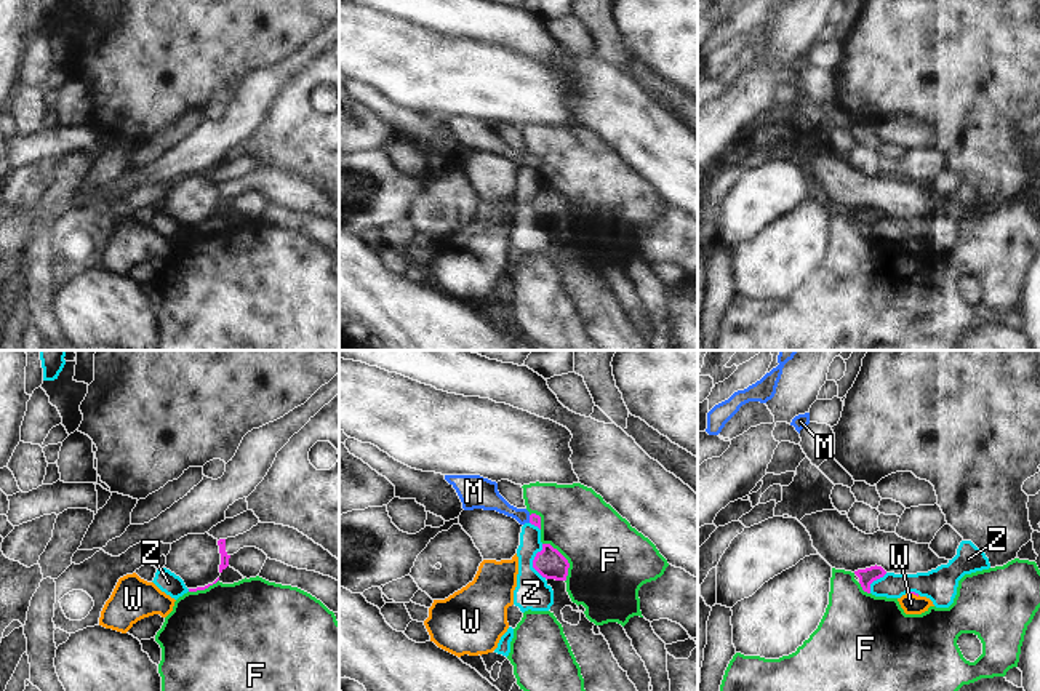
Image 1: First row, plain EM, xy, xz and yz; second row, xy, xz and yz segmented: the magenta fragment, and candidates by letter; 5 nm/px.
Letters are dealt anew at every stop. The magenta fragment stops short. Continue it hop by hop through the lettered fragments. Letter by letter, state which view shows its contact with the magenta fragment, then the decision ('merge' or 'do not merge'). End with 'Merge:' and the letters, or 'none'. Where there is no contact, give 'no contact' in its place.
F: meets magenta in xz; do not merge
M: meets magenta in xz; merge
W: meets magenta in yz; do not merge
Z: meets magenta in xz; do not merge
Merge: M

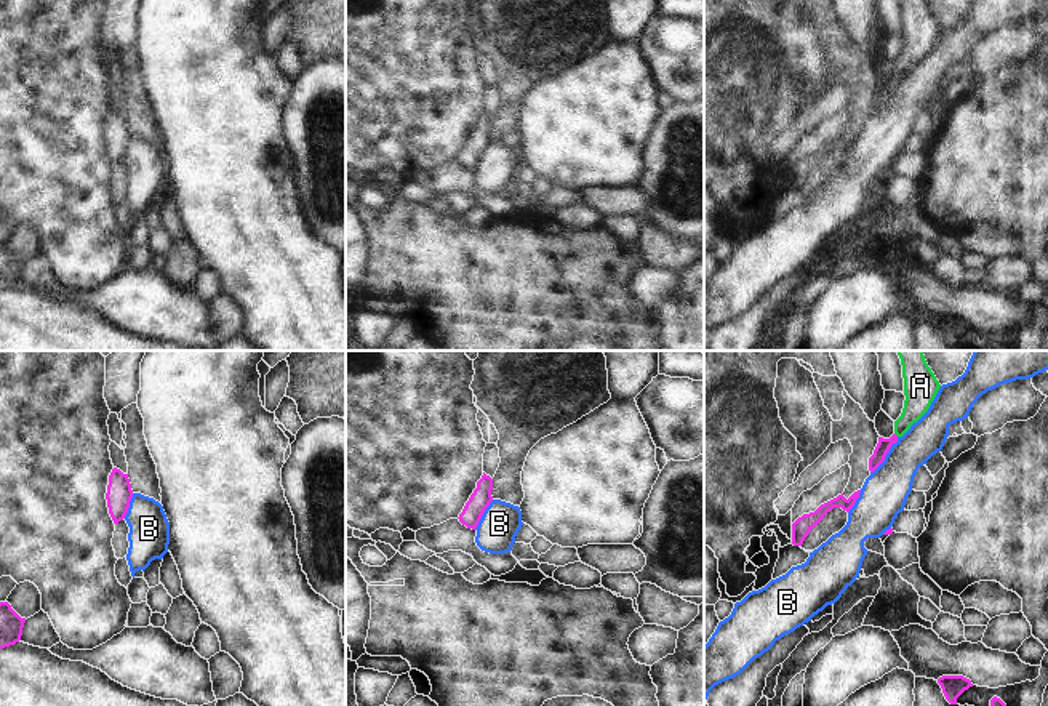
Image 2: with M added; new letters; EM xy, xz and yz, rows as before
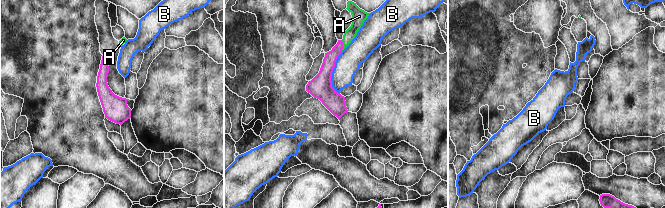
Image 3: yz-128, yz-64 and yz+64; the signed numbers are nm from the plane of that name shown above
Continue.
A: no contact; merge
B: meets magenta in yz; do not merge
Merge: A

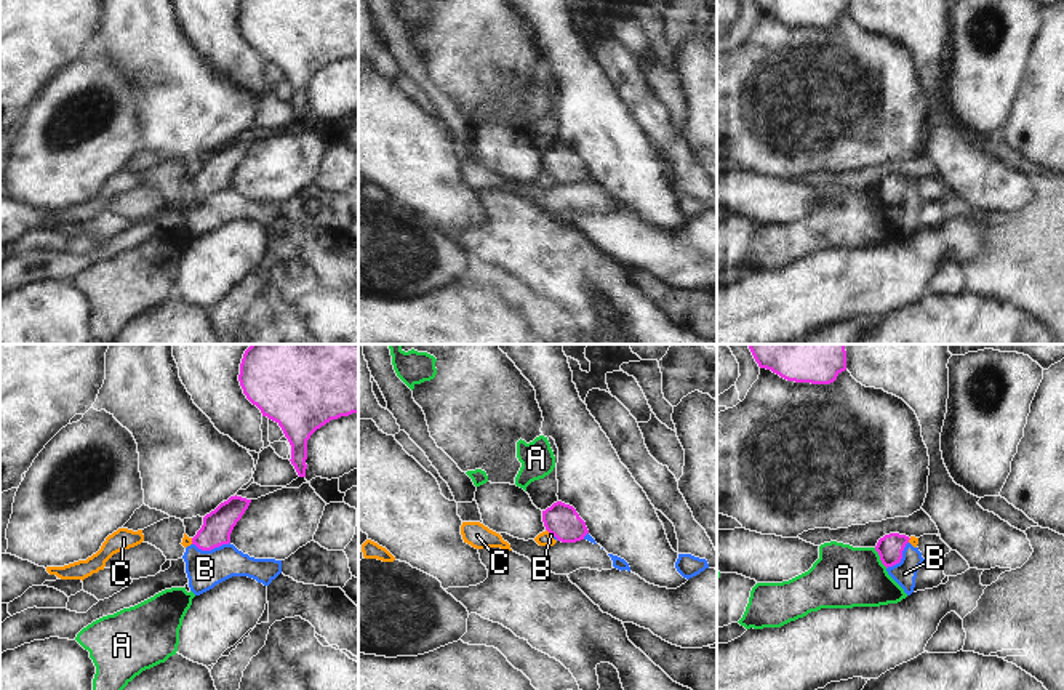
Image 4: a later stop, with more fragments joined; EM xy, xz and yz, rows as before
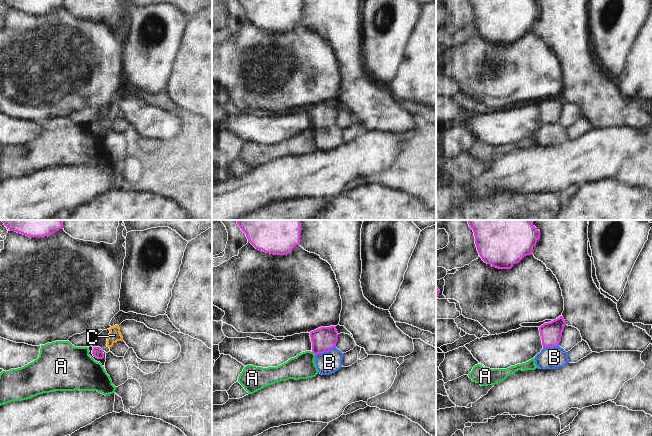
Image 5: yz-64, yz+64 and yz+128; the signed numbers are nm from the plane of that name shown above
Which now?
A: meets magenta in yz; do not merge
B: meets magenta in xy; do not merge
C: meets magenta in xz; do not merge
Merge: none

